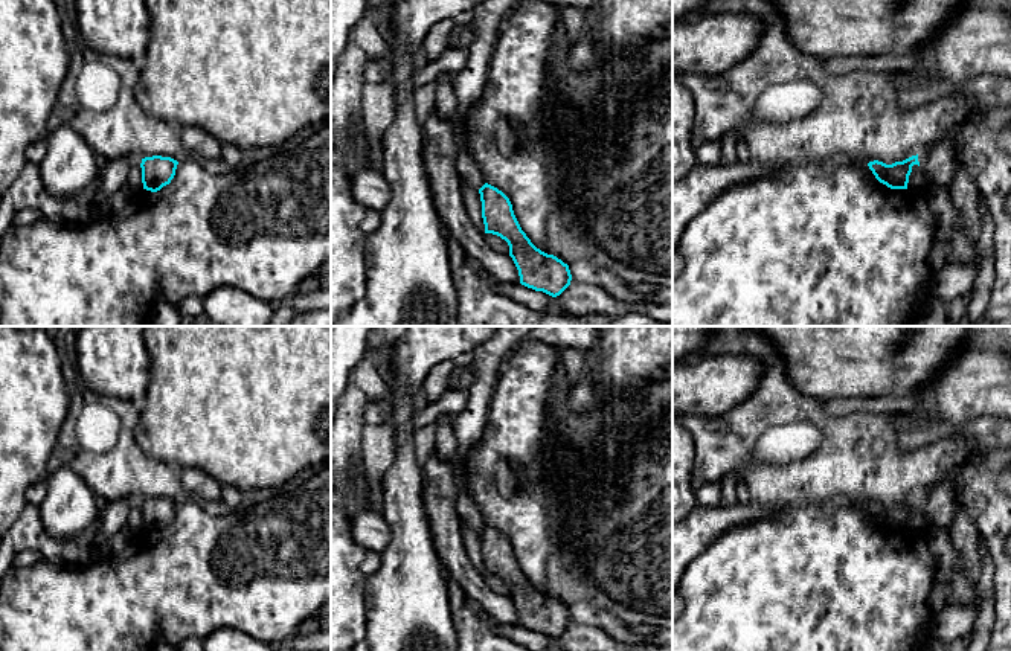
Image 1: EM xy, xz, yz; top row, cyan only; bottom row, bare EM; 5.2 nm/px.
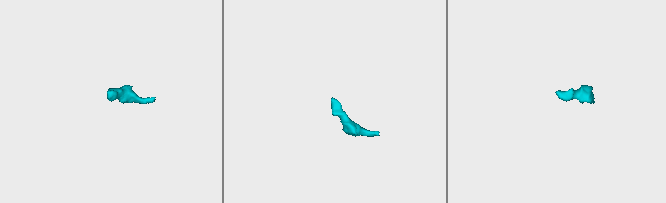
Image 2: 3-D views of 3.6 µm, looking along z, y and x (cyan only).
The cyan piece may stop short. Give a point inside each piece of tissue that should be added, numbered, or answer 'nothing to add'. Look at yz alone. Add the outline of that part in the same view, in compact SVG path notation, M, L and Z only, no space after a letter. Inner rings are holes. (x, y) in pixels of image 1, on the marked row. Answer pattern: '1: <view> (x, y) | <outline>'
nothing to add

